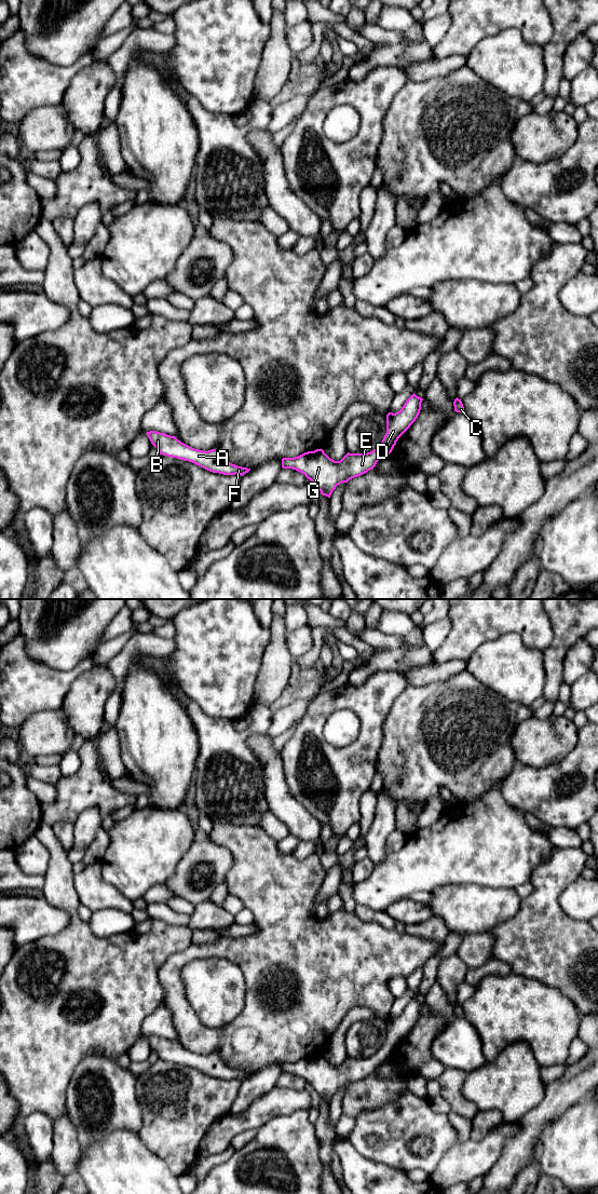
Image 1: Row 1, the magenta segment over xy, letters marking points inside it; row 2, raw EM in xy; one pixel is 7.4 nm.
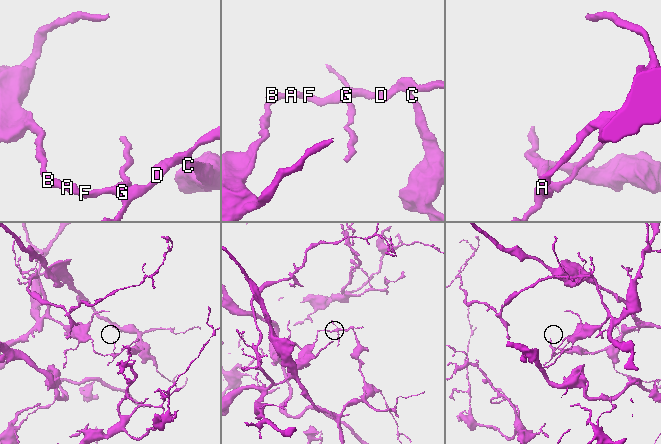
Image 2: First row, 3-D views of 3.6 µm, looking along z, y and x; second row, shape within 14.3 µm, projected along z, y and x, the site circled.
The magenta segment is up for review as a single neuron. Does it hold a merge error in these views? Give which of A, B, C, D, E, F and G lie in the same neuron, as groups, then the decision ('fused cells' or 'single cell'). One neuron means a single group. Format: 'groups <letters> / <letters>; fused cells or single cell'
groups A B D E F G / C; fused cells

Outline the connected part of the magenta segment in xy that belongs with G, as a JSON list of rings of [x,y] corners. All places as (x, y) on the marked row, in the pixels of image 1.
[[[413,393],[399,411],[389,412],[386,433],[381,444],[370,452],[348,452],[340,461],[335,461],[323,449],[316,449],[295,458],[283,458],[282,467],[304,474],[321,491],[321,494],[330,498],[338,485],[367,473],[380,459],[392,452],[398,438],[418,418],[422,401],[423,398]]]

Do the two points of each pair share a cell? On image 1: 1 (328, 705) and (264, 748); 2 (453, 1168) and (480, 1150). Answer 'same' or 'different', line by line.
1: different
2: same

